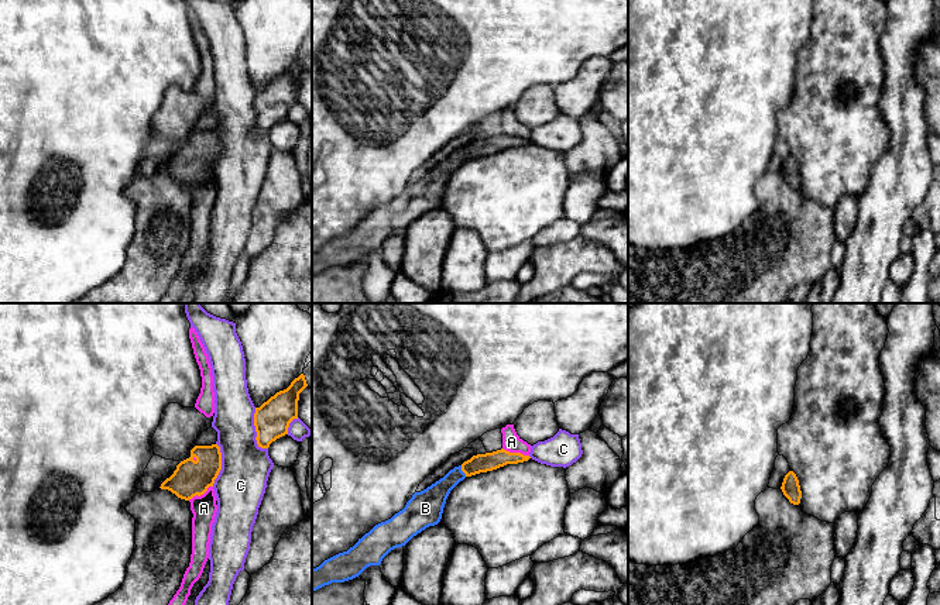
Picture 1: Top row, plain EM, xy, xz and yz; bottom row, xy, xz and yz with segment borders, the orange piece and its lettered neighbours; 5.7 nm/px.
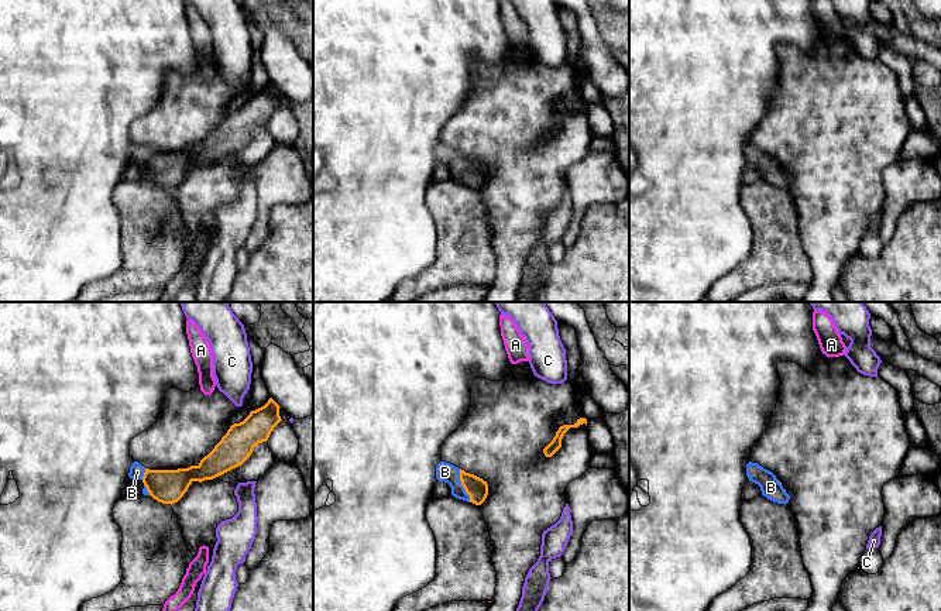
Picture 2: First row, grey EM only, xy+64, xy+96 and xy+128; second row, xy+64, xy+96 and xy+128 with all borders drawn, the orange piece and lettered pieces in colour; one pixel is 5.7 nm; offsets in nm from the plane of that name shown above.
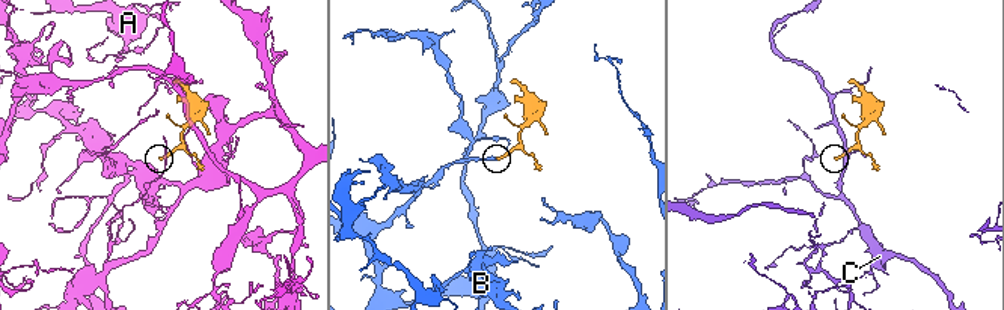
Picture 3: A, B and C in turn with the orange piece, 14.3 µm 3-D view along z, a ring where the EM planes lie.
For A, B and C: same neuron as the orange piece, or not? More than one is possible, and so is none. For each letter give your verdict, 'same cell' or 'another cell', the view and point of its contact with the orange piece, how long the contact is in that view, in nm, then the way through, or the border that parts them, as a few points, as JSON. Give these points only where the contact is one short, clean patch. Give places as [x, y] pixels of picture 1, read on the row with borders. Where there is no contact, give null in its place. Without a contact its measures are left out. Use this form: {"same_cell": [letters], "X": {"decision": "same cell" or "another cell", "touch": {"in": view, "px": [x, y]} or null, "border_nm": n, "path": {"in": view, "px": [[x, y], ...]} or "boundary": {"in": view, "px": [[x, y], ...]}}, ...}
{"same_cell": ["B"], "A": {"decision": "another cell", "touch": {"in": "xz", "px": [515, 453]}, "border_nm": 160}, "B": {"decision": "same cell", "touch": {"in": "xz", "px": [462, 470]}, "border_nm": 70, "path": {"in": "xz", "px": [[481, 463], [462, 470], [431, 501]]}}, "C": {"decision": "another cell", "touch": {"in": "xy", "px": [256, 430]}, "border_nm": 260}}

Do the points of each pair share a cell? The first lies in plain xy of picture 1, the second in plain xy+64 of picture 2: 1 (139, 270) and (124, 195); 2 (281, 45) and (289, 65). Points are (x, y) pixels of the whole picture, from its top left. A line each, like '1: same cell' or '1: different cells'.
1: same cell
2: different cells

